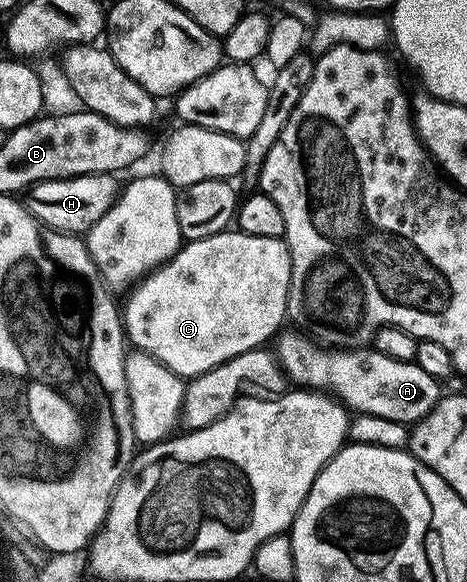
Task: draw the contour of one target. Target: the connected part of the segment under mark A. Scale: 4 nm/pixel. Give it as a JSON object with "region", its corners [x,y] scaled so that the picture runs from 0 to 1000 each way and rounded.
{"region":[[[638,582],[632,589],[612,589],[604,596],[604,603],[600,601],[600,622],[619,649],[623,653],[630,651],[632,660],[645,662],[655,668],[679,668],[692,675],[704,675],[717,682],[722,682],[752,708],[773,710],[777,713],[803,713],[805,716],[831,718],[833,723],[857,725],[867,730],[884,730],[901,723],[923,704],[927,704],[929,698],[936,696],[940,686],[946,684],[951,672],[949,667],[942,668],[940,653],[925,649],[916,641],[908,641],[908,634],[899,634],[891,622],[872,620],[865,617],[842,617],[839,613],[831,613],[822,607],[814,607],[807,600],[790,600],[792,603],[767,603],[775,600],[749,600],[739,607],[715,607],[724,610],[687,610],[685,605],[679,603],[677,598],[670,596],[664,589],[653,589],[651,584]]]}

